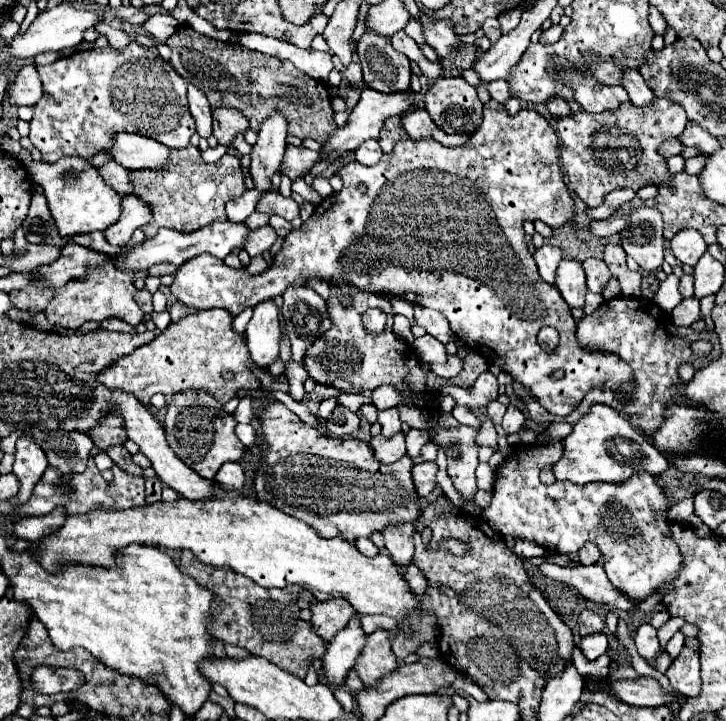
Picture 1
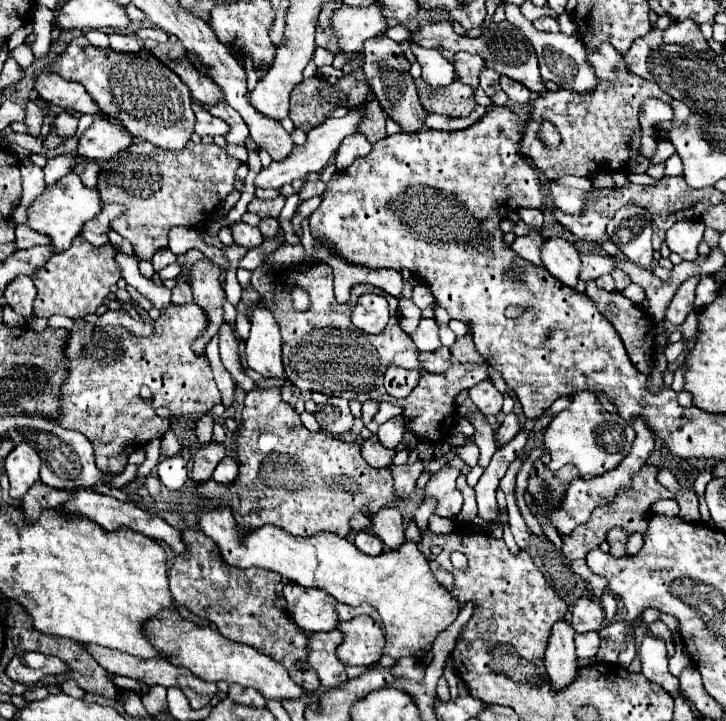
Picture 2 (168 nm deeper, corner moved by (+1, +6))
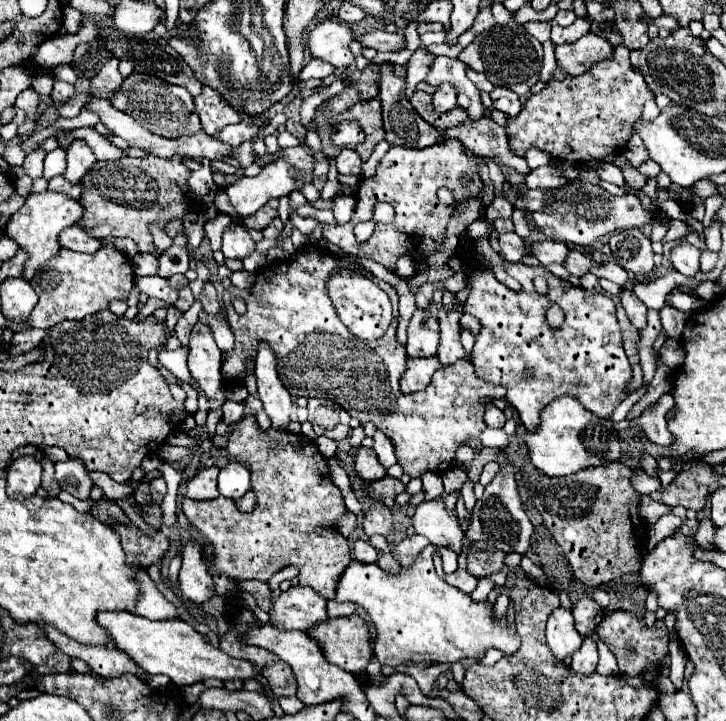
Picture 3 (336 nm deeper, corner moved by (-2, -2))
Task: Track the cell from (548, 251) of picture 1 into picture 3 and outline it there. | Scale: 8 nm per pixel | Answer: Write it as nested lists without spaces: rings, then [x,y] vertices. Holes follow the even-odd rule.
[[[514,232],[498,234],[498,242],[500,242],[500,256],[506,262],[520,262],[528,254],[524,240]]]

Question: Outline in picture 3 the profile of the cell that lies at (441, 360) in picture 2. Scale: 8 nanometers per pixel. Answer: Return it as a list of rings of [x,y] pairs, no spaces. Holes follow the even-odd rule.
[[[408,358],[406,370],[400,378],[400,388],[404,394],[412,394],[418,390],[424,390],[430,384],[432,374],[440,368],[438,358]]]

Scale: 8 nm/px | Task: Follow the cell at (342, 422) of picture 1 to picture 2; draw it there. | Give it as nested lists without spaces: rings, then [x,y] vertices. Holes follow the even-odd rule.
[[[331,396],[327,404],[319,404],[315,418],[319,422],[319,426],[327,432],[331,432],[333,436],[349,432],[353,426],[353,414],[349,412],[349,402],[345,398],[339,396]]]

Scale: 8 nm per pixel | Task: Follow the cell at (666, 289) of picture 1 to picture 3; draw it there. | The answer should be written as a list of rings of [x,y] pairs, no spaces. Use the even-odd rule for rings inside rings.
[[[672,220],[662,242],[666,244],[666,242],[670,242],[670,240],[682,240],[686,234],[688,234],[688,224],[686,224],[684,220]]]

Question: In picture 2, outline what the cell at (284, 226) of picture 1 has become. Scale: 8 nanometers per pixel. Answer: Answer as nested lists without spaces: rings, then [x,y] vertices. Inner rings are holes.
[[[265,218],[265,220],[261,220],[259,230],[261,230],[261,234],[263,234],[265,240],[267,240],[267,238],[271,238],[271,236],[275,236],[275,234],[279,232],[279,222],[273,220],[273,218]]]

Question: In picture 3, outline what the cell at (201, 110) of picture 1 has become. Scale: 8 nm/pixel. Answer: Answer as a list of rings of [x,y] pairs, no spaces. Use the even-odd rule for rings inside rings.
[[[248,118],[248,120],[242,120],[242,122],[234,124],[234,126],[226,126],[218,134],[218,138],[222,142],[228,142],[230,146],[240,146],[246,140],[252,140],[256,134],[258,134],[258,126]]]

